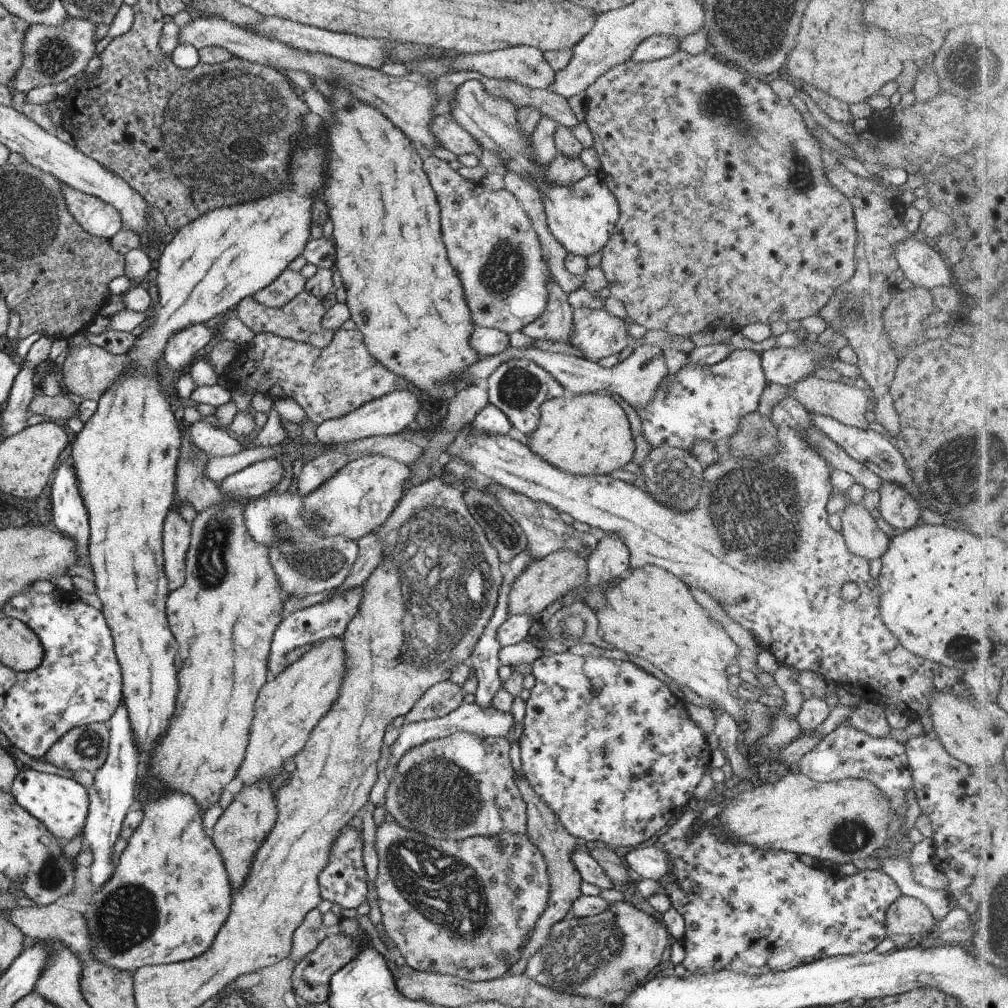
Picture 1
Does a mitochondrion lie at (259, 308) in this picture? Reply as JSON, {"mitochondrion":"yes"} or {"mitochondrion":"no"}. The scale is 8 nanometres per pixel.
{"mitochondrion":"no"}

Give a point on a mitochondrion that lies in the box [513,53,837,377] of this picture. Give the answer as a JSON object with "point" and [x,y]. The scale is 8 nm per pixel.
{"point":[720,106]}

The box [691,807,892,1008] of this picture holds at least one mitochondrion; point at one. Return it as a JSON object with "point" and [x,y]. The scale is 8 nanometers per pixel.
{"point":[850,836]}

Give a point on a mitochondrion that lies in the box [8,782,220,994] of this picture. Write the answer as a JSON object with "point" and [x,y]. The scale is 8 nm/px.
{"point":[127,916]}

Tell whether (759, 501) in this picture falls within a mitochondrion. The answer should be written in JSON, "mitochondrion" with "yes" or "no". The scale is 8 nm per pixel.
{"mitochondrion":"yes"}

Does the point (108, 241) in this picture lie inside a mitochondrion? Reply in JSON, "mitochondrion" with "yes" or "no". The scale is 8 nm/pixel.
{"mitochondrion":"no"}

